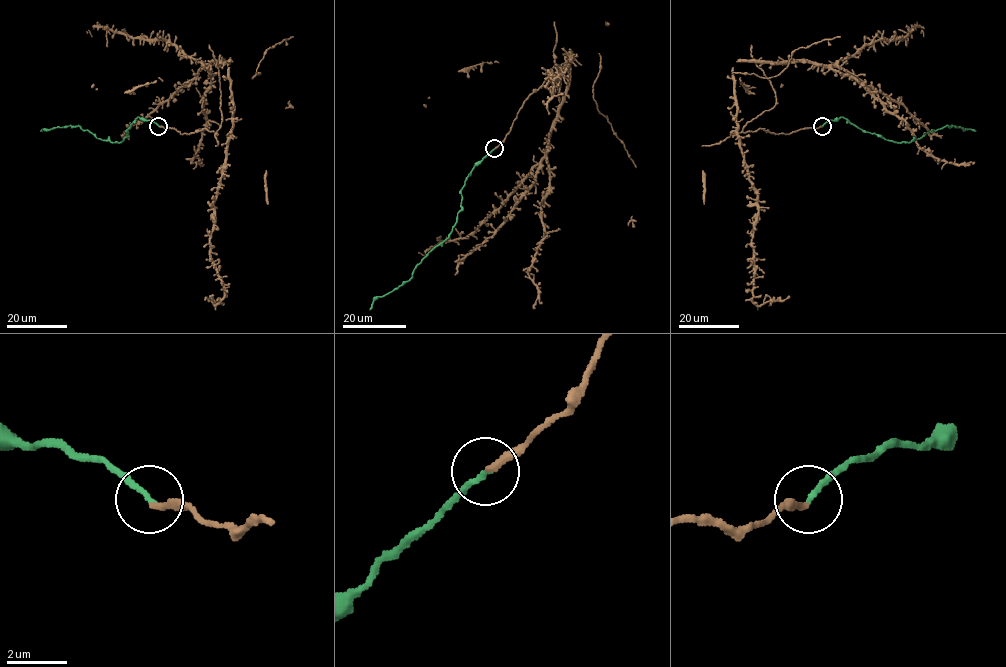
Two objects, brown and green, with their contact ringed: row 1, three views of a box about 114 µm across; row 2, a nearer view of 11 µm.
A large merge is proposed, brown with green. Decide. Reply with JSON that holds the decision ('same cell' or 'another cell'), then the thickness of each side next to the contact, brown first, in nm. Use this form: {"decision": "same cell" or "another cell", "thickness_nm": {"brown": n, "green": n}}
{"decision": "same cell", "thickness_nm": {"brown": 220, "green": 190}}

